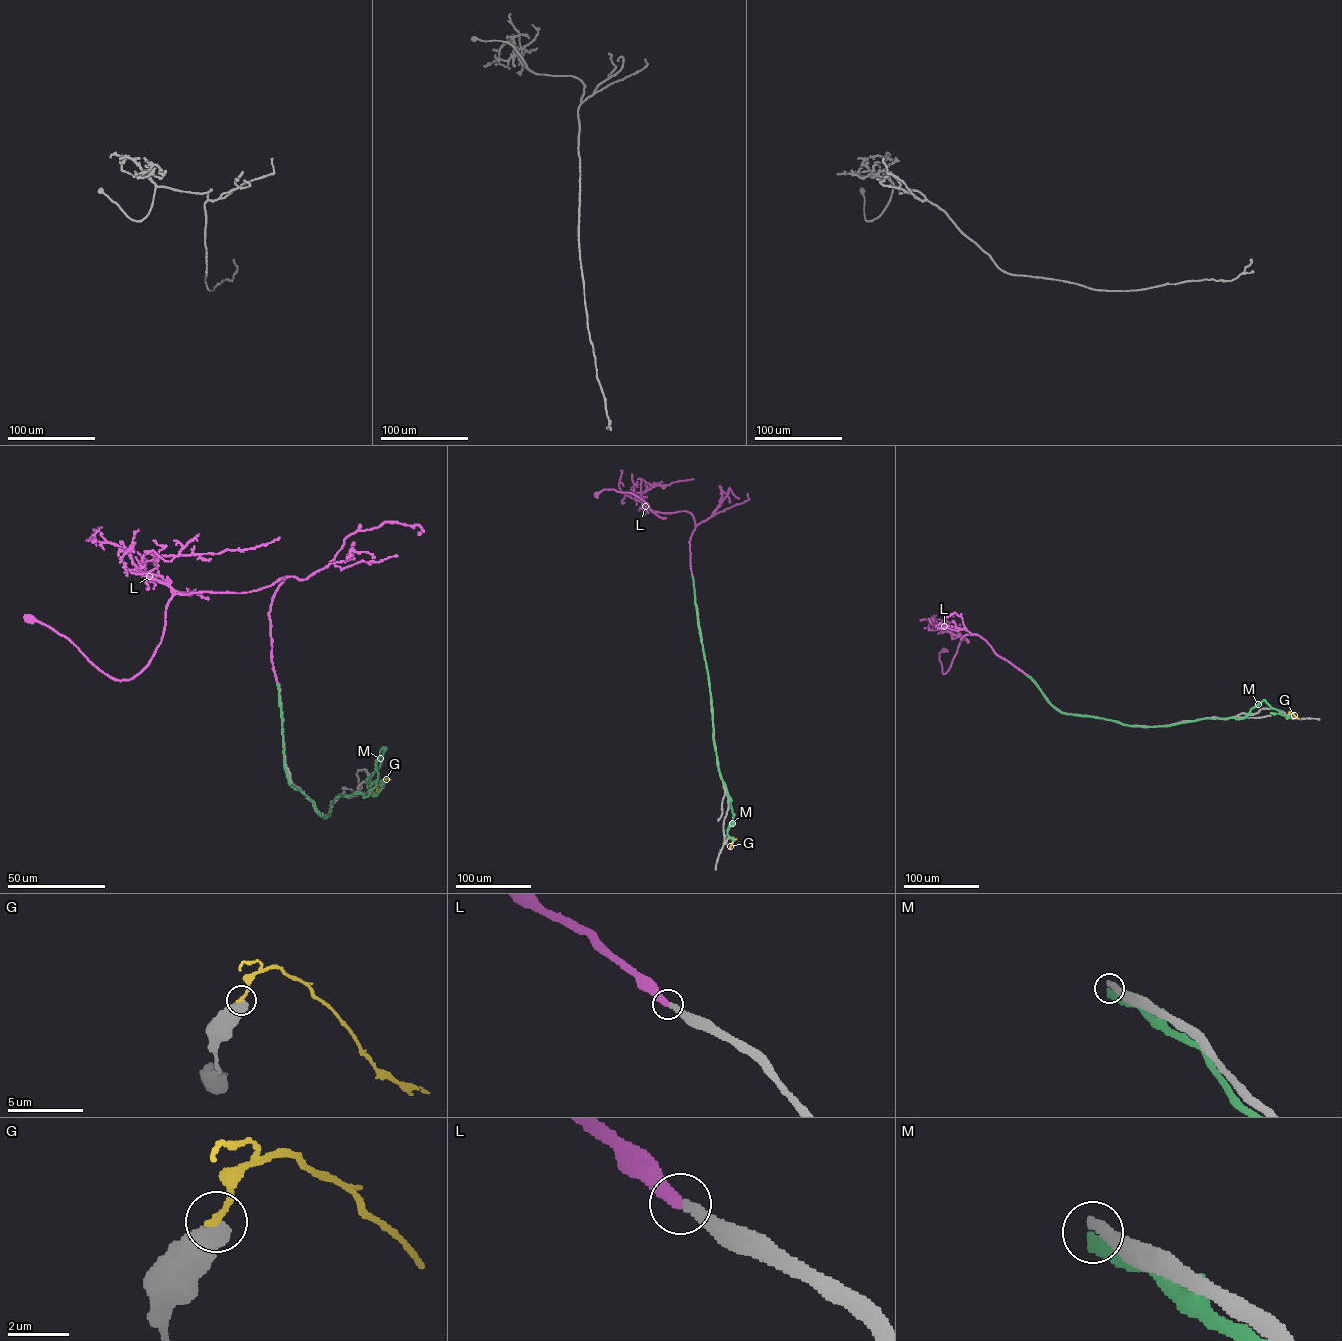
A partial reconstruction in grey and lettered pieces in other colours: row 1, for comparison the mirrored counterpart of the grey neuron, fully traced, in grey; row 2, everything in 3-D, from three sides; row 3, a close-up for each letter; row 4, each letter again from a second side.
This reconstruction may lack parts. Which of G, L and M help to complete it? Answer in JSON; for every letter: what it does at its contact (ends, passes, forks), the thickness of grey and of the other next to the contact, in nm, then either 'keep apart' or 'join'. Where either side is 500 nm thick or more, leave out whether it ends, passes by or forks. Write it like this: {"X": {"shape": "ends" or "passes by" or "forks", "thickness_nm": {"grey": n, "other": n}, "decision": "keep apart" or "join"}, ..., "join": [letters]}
{"G": {"thickness_nm": {"grey": 650, "other": 260}, "decision": "keep apart"}, "L": {"shape": "ends", "thickness_nm": {"grey": 300, "other": 360}, "decision": "join"}, "M": {"shape": "ends", "thickness_nm": {"grey": 340, "other": 320}, "decision": "keep apart"}, "join": ["L"]}

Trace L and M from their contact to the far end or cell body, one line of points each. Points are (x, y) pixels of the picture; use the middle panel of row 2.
L: (692, 576), (689, 542), (695, 526), (690, 513), (652, 511), (636, 496), (613, 489), (604, 489), (595, 496)
M: (692, 576), (711, 700), (717, 765), (731, 799), (734, 815), (727, 835), (734, 840)

